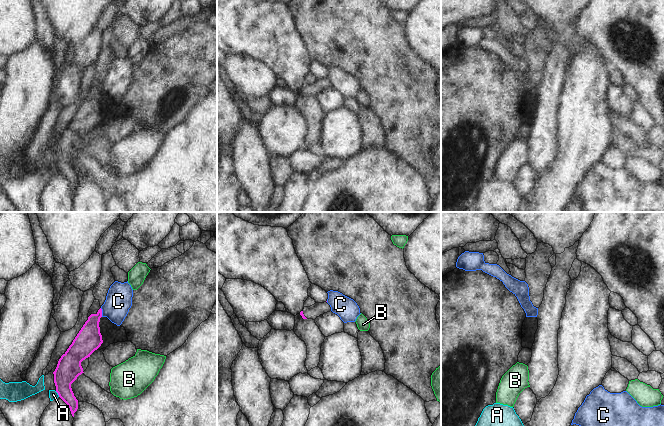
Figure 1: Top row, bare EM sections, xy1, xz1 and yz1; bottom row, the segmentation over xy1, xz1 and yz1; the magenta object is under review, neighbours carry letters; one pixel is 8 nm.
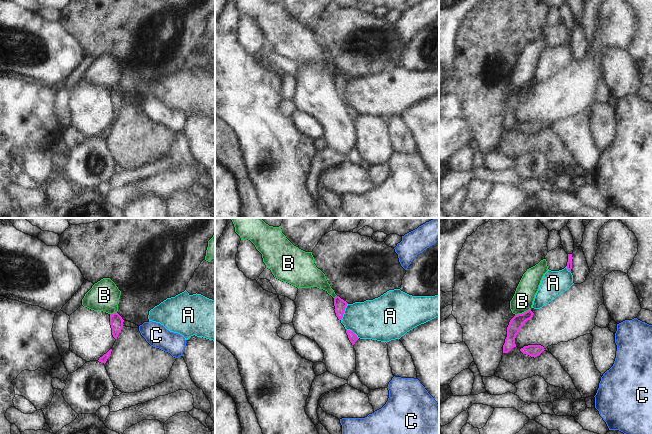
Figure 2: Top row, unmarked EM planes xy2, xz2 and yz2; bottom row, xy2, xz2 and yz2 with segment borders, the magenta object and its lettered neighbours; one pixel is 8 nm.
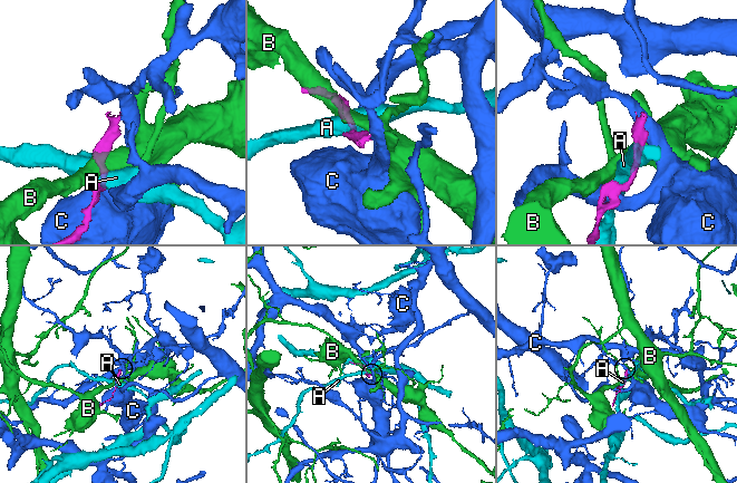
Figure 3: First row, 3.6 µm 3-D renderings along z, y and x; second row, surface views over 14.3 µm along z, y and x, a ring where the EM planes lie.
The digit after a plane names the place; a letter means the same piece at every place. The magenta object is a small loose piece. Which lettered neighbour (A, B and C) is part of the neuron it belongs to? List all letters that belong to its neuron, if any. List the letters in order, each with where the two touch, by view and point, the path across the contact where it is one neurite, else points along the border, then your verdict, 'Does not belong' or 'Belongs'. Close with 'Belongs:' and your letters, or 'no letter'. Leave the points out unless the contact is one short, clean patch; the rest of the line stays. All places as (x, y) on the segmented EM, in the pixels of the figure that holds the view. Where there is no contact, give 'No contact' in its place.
A: Touches magenta at xz2 (344, 310). Does not belong
B: Touches magenta at yz2 (522, 313). Boundary: yz2 (530, 308), (515, 315). Does not belong
C: Touches magenta at xy1 (101, 312). Boundary: xy1 (100, 308), (102, 316). Does not belong
Belongs: no letter.

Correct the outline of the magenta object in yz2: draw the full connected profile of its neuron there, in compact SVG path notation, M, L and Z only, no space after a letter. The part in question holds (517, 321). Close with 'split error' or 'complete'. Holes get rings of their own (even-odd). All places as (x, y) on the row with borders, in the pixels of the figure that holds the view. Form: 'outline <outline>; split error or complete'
outline M529 309L528 311L515 315L509 322L507 327L507 337L503 345L503 353L508 353L512 348L516 347L515 338L519 333L520 328L524 323L533 317L534 313Z; complete

